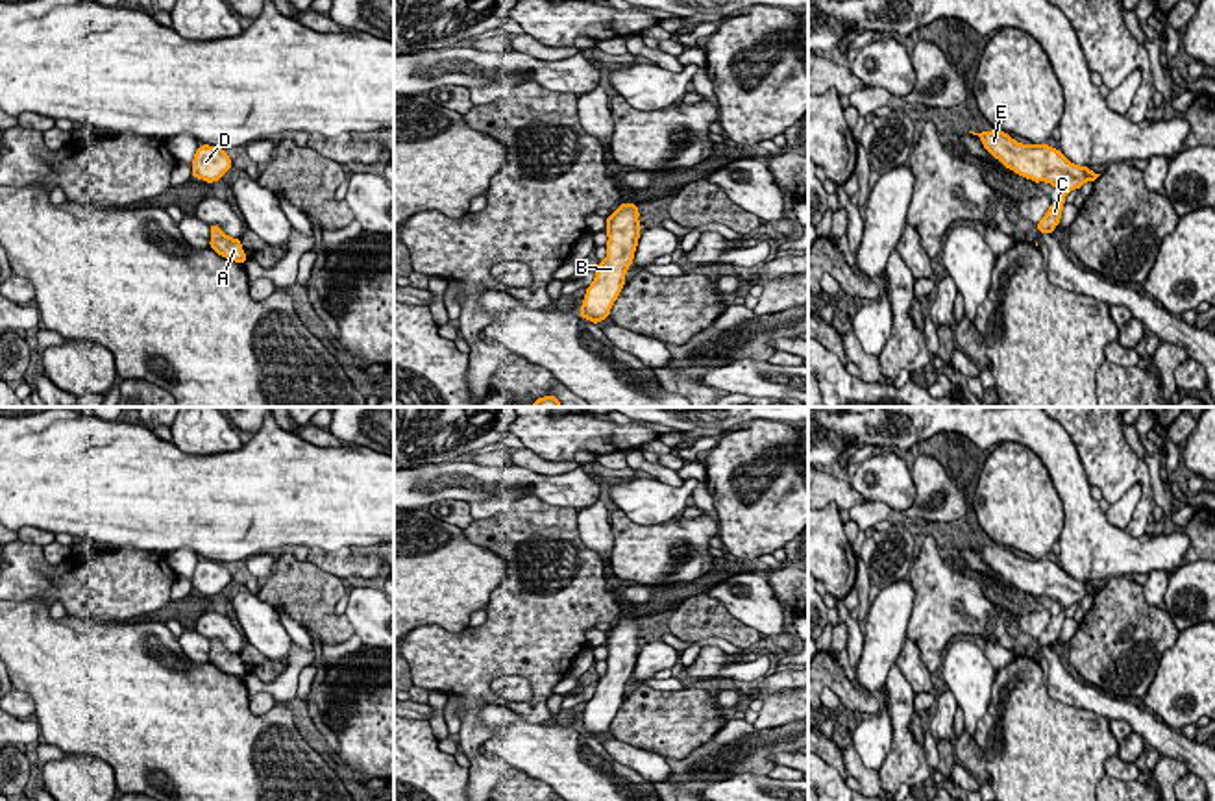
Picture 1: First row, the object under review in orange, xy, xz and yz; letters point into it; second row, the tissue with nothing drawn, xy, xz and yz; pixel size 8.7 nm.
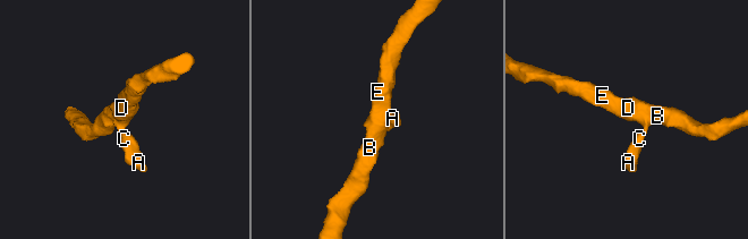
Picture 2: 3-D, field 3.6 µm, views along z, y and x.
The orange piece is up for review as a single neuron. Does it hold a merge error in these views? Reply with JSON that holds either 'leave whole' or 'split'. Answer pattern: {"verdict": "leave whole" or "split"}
{"verdict": "leave whole"}

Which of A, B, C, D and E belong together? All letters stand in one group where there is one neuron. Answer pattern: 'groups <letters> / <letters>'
groups A B C D E

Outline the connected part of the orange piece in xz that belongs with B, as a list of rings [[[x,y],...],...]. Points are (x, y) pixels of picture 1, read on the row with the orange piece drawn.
[[[621,203],[607,218],[607,259],[597,263],[595,279],[586,289],[581,316],[597,324],[610,314],[620,290],[625,285],[625,272],[632,266],[632,257],[640,239],[638,205]]]

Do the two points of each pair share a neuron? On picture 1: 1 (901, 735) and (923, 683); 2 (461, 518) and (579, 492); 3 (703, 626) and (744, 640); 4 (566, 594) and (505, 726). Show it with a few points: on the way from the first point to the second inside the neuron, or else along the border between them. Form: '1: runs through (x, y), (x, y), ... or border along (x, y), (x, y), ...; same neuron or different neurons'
1: border along (895, 663), (914, 694); different neurons
2: border along (468, 502), (441, 498), (428, 505); different neurons
3: runs through (712, 626), (725, 626), (735, 631); same neuron
4: border along (476, 713), (505, 703), (540, 724); different neurons

